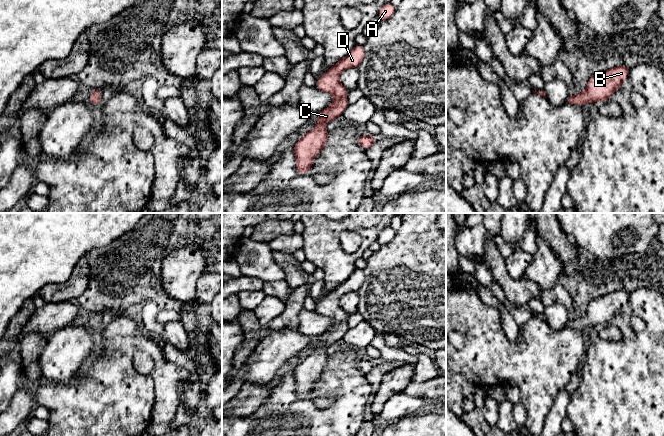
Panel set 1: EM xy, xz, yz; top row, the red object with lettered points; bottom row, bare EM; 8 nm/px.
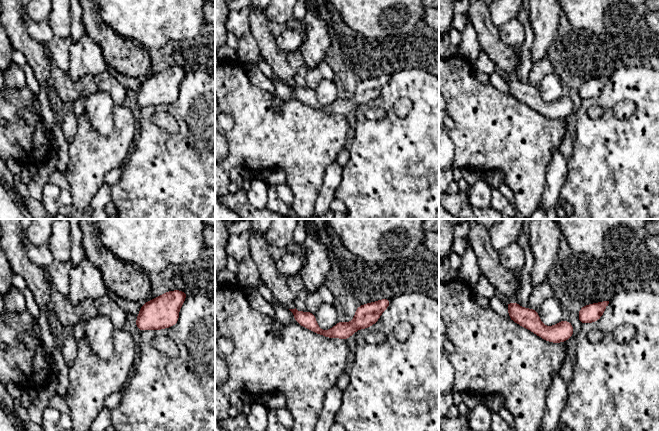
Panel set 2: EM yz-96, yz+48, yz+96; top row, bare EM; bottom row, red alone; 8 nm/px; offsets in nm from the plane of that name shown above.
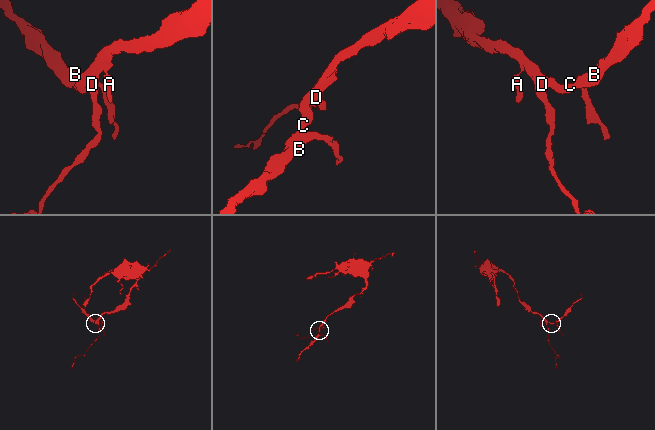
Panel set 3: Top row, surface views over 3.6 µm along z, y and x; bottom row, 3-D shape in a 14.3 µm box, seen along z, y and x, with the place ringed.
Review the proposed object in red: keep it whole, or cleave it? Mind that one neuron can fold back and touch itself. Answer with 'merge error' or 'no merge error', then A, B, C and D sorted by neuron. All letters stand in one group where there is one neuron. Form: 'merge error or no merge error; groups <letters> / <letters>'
no merge error; groups A B C D

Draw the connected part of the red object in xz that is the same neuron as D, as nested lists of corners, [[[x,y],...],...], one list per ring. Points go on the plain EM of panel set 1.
[[[356,268],[346,281],[339,284],[326,297],[323,297],[316,307],[316,311],[320,315],[334,320],[334,326],[326,333],[318,336],[315,352],[305,357],[302,363],[293,370],[297,397],[306,398],[310,396],[314,382],[325,371],[328,364],[329,356],[324,350],[342,340],[349,328],[347,325],[348,315],[339,304],[340,298],[346,293],[358,292],[364,280],[364,271]]]

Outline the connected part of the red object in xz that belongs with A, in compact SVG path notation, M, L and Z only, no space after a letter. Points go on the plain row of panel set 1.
M389 226L380 232L377 241L380 243L380 245L390 243L394 239L395 234L396 234L396 231L394 231Z

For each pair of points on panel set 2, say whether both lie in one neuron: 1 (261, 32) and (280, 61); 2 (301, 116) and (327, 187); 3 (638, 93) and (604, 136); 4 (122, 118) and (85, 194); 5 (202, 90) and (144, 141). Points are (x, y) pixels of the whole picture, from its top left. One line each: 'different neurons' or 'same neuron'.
1: same neuron
2: different neurons
3: same neuron
4: same neuron
5: same neuron

